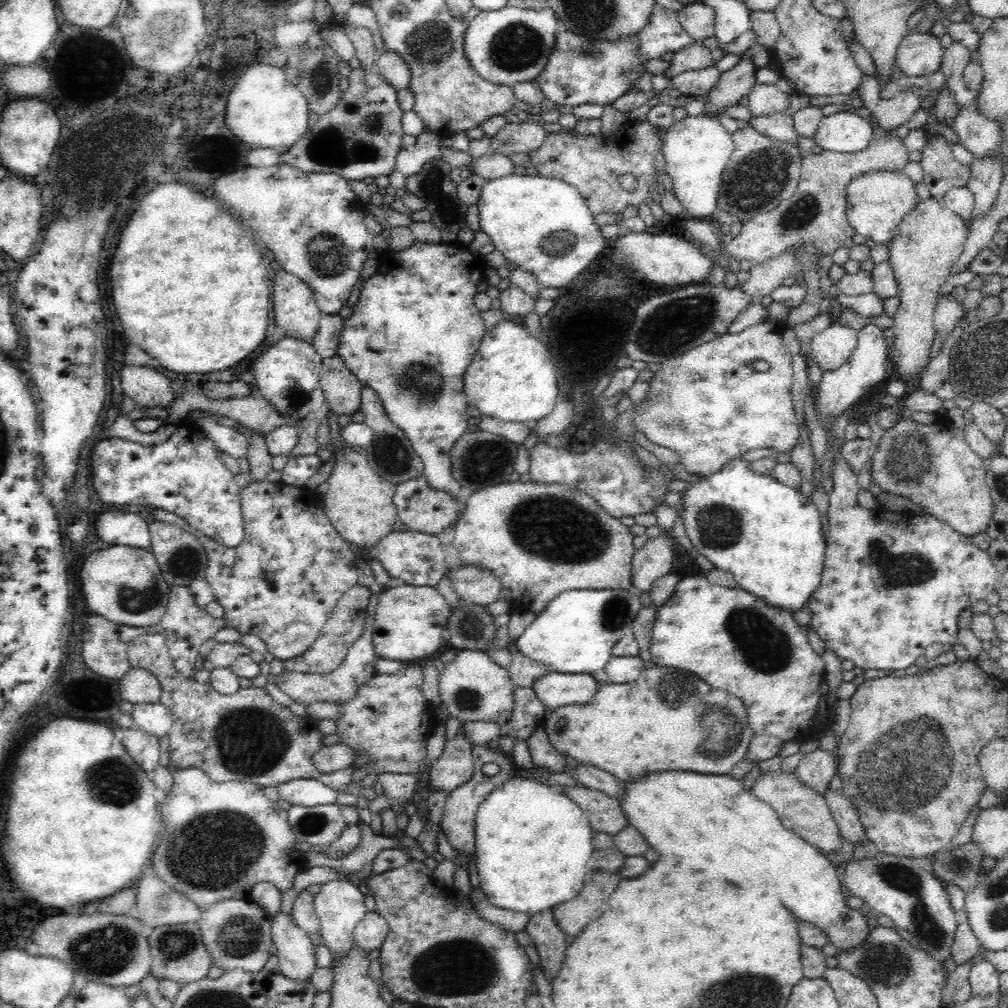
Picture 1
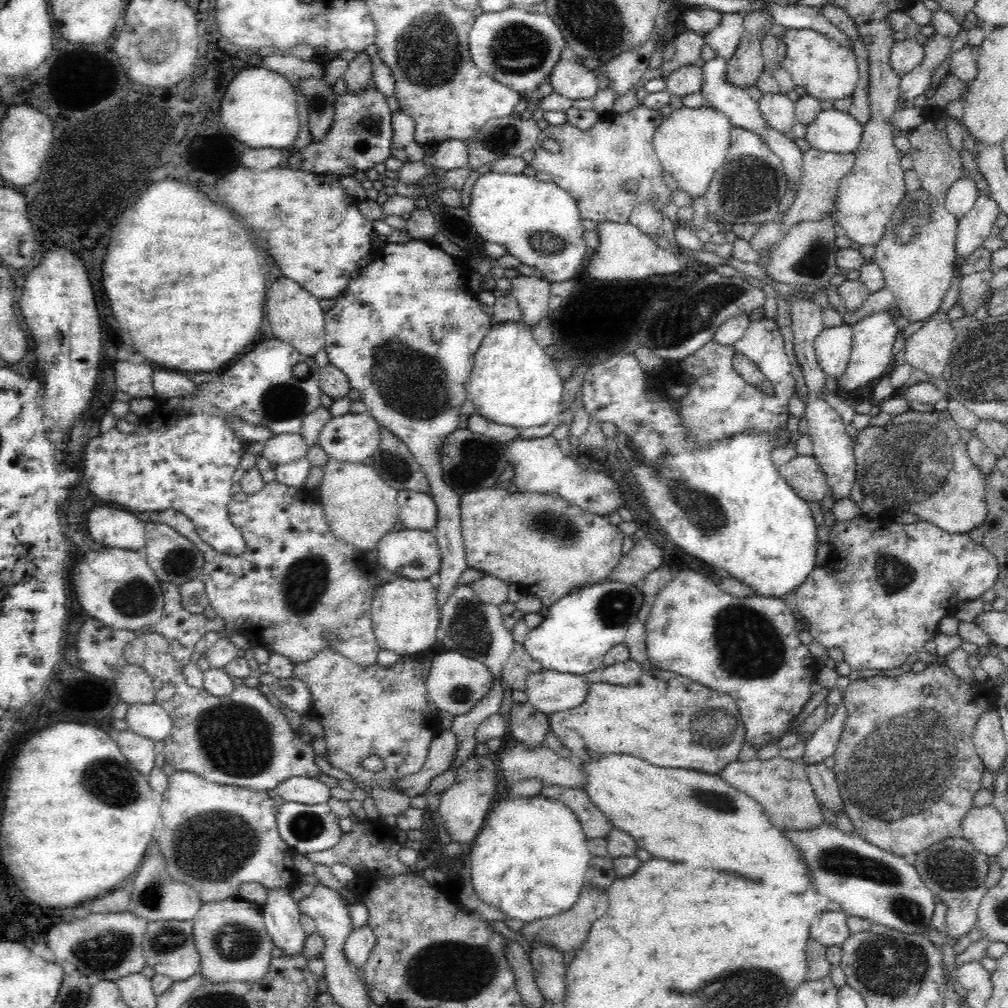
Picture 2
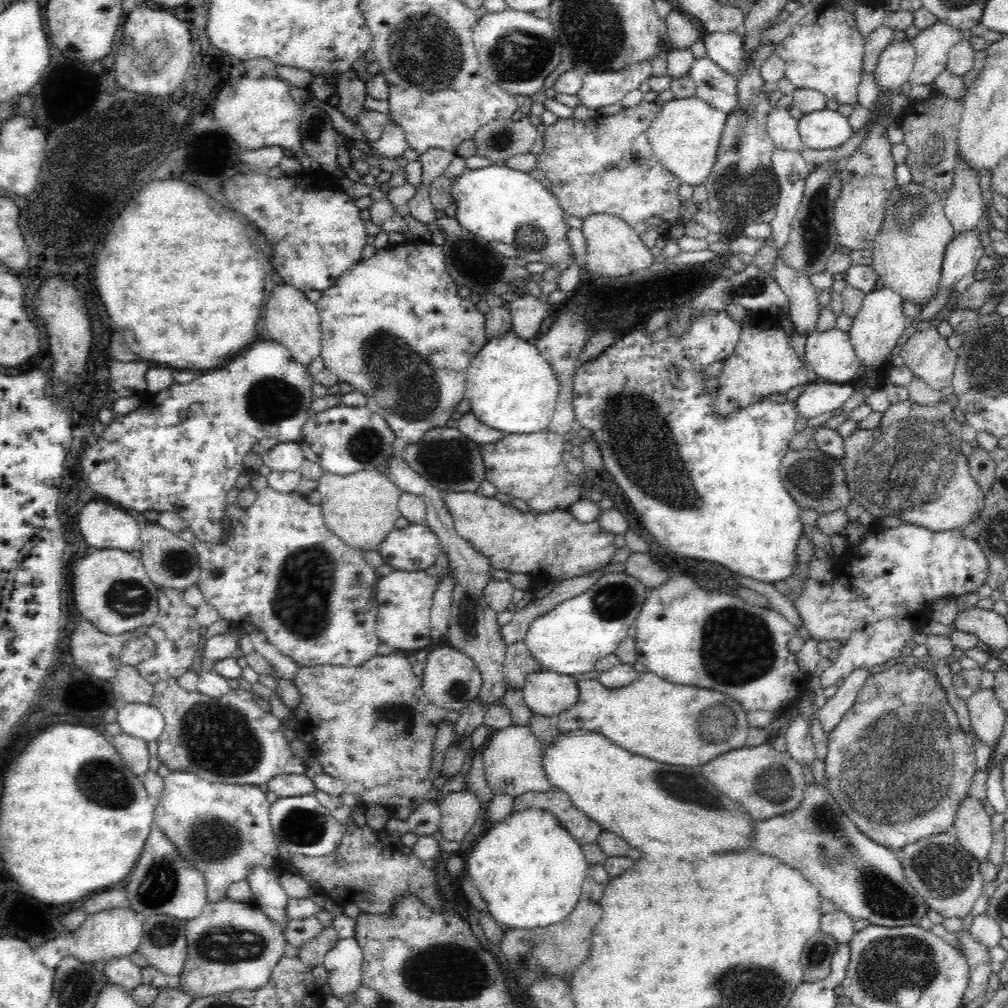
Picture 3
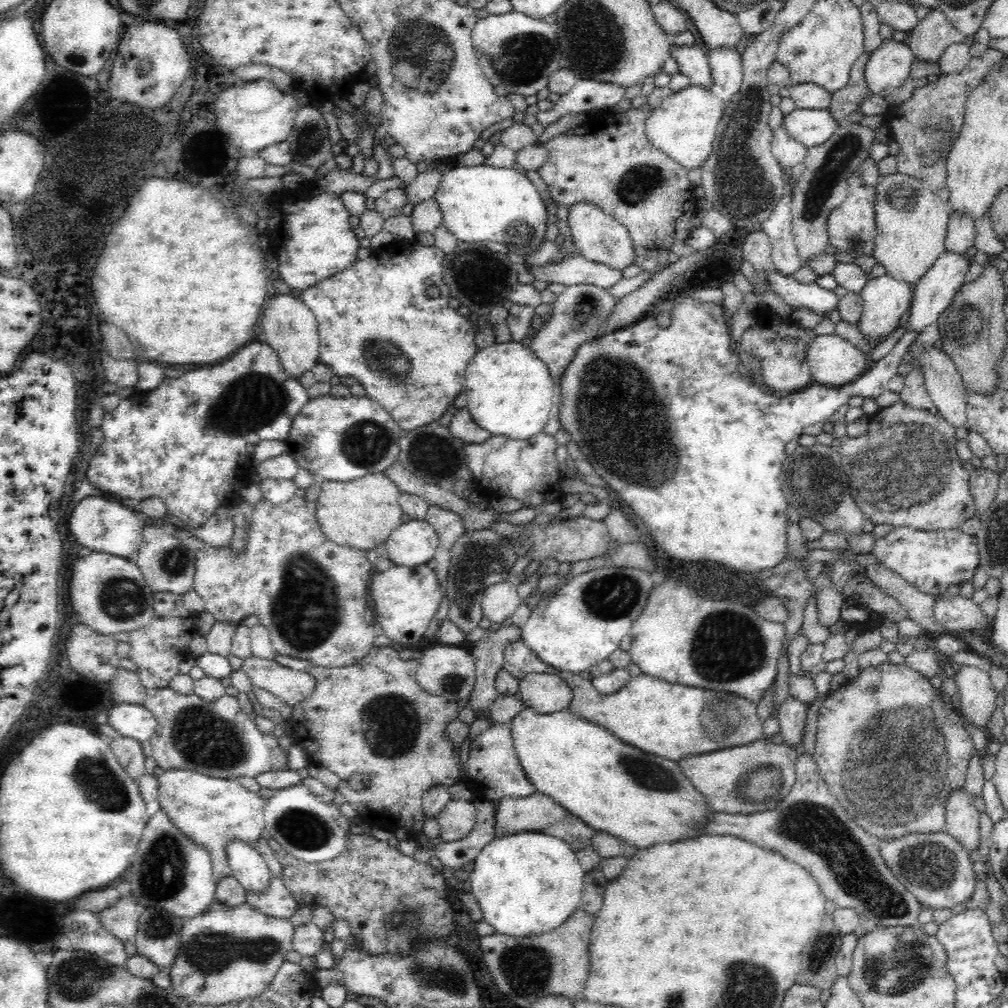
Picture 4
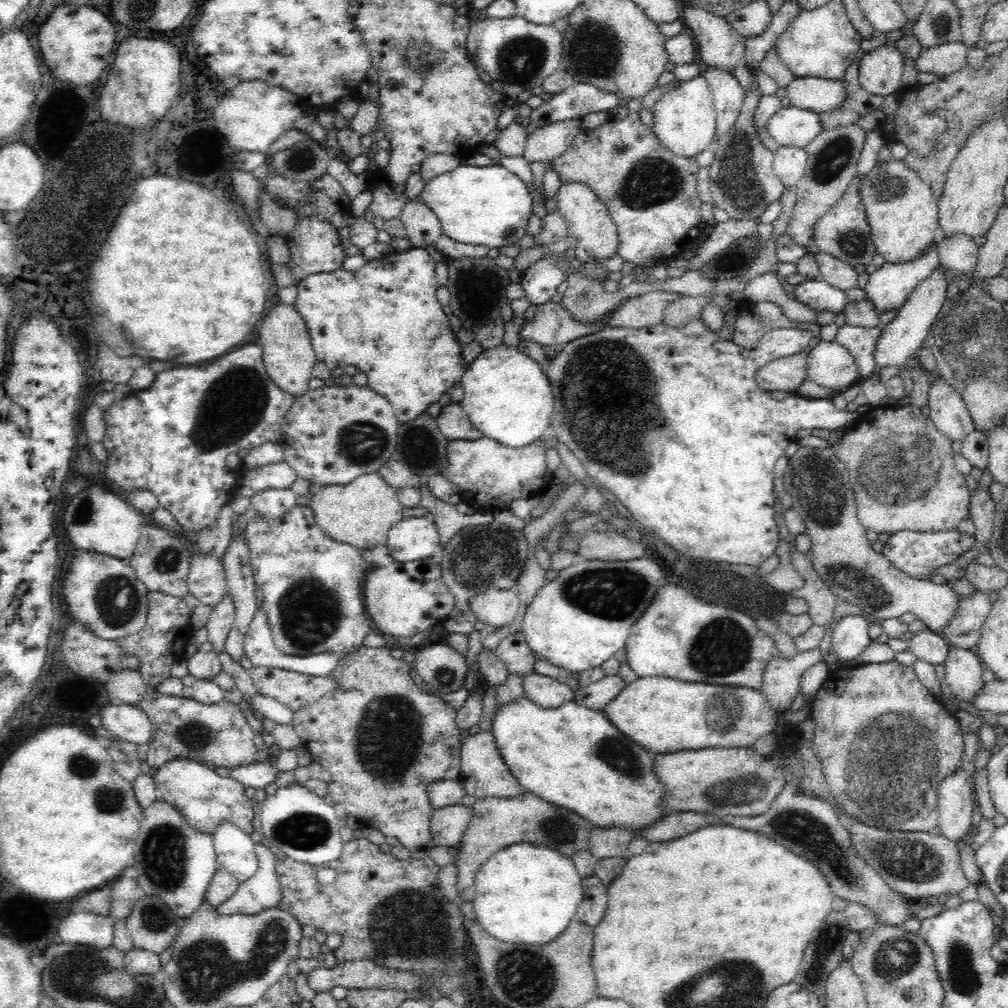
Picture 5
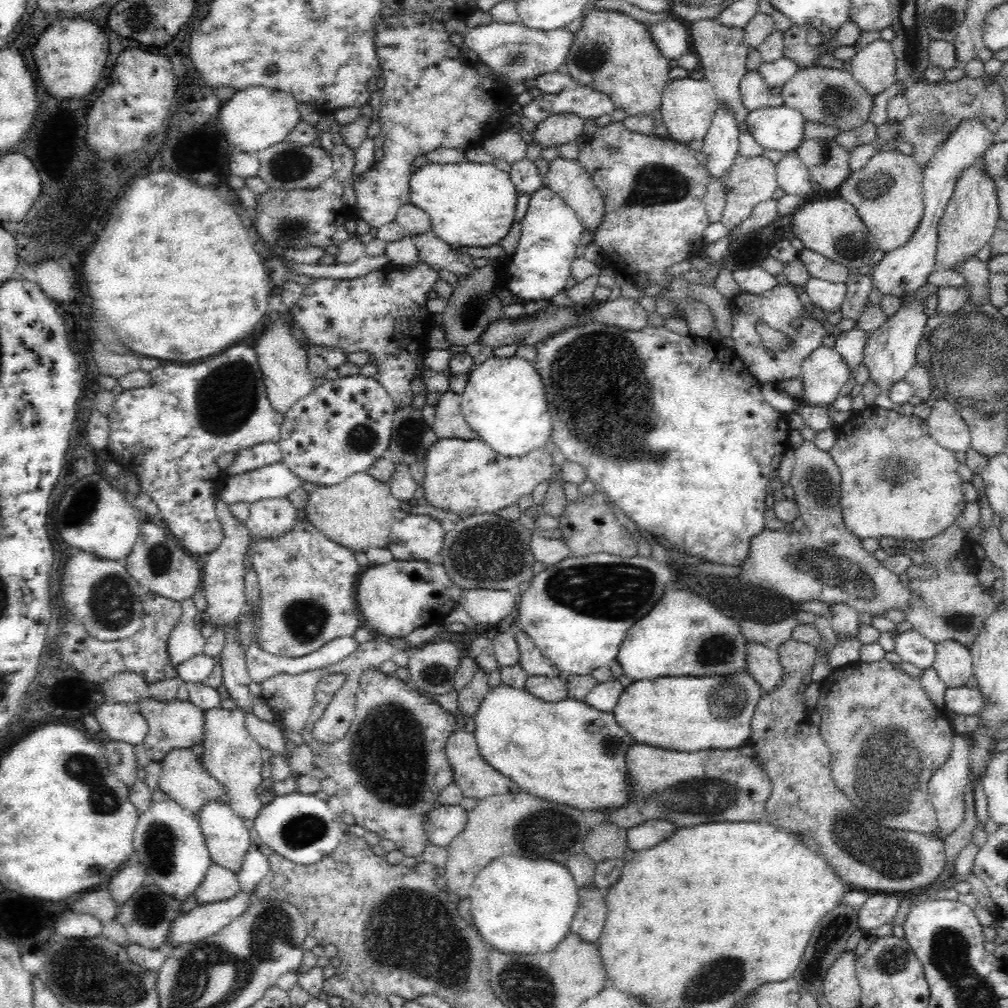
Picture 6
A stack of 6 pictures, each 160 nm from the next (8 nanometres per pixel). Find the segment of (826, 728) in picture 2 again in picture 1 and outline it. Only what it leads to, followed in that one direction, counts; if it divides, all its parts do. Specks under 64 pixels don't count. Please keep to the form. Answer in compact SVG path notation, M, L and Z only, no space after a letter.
M819 745L803 755L795 772L798 781L822 795L831 787L833 775L837 772L835 752Z

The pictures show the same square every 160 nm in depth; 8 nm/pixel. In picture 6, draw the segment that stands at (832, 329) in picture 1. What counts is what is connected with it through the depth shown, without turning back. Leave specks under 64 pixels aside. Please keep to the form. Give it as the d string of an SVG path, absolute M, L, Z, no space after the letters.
M820 346L801 367L803 393L798 403L810 406L831 405L841 394L850 371L835 348Z

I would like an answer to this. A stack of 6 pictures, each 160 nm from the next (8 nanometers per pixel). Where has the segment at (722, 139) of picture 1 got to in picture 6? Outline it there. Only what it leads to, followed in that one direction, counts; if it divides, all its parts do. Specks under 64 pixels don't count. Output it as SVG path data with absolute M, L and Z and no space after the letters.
M689 76L671 80L664 88L664 96L659 106L668 137L685 144L690 140L703 140L717 107L714 90L706 78L696 80Z

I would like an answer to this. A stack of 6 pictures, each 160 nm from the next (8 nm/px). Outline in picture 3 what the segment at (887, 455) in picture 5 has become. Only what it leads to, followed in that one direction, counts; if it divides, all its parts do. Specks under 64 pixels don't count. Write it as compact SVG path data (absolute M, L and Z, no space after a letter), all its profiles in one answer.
M909 398L896 402L890 405L888 410L882 412L882 418L877 428L873 430L861 430L857 429L852 432L850 436L845 437L844 446L842 448L842 464L845 470L845 481L847 482L849 493L851 498L858 502L858 516L862 515L865 511L870 512L878 518L884 518L886 516L893 516L903 520L905 523L921 526L934 532L942 532L942 530L956 530L962 529L966 524L972 521L978 521L981 515L982 509L985 505L985 494L982 489L978 487L974 478L969 471L969 462L962 455L961 451L961 425L958 424L954 414L952 413L951 404L943 404L940 401L933 405L922 406L911 401Z

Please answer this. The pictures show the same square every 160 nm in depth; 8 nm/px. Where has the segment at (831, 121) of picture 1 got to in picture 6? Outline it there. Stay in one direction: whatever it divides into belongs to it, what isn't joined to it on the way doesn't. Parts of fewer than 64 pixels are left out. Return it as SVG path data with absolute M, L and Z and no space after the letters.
M783 104L750 110L744 123L756 142L768 150L786 153L802 144L804 117L800 111Z

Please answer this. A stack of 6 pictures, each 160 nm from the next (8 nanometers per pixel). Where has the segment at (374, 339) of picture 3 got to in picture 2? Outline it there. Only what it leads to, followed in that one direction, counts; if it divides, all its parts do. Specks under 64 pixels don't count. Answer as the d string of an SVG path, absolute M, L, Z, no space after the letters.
M416 239L400 244L385 242L382 245L382 254L376 260L371 260L366 266L354 270L350 274L348 287L344 290L344 293L341 293L334 299L334 306L332 308L325 311L325 347L323 350L327 353L328 363L336 366L336 368L346 375L351 388L360 393L361 400L366 403L367 410L376 419L378 425L381 428L384 427L390 430L400 441L406 443L406 446L417 458L423 473L429 480L431 496L437 506L437 523L435 524L433 533L437 538L441 564L437 573L440 575L440 582L436 585L436 605L438 605L438 609L441 609L446 604L448 597L460 584L458 581L463 576L463 573L469 569L467 560L465 559L464 541L462 541L462 533L460 532L460 495L457 495L456 491L448 483L444 483L444 479L442 479L442 467L440 467L440 459L438 459L440 458L440 444L448 437L448 434L454 433L457 430L459 410L467 398L465 383L472 371L474 356L493 324L491 316L484 312L483 304L474 298L474 294L470 292L467 283L467 274L460 267L456 258L446 254L443 249L430 241Z

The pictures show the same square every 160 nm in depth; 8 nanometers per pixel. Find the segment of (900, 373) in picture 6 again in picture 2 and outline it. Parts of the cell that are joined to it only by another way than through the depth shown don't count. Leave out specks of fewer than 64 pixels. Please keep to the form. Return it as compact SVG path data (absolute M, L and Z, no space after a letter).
M979 193L971 211L958 219L954 253L965 262L991 235L990 230L998 216L998 205L992 197Z

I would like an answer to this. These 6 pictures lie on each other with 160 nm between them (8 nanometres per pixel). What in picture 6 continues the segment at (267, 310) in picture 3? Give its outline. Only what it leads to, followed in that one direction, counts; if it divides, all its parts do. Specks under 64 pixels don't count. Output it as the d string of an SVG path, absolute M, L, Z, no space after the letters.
M278 320L267 328L268 330L265 330L258 338L254 351L262 371L268 401L270 401L272 409L280 412L284 418L295 402L312 392L313 378L310 376L306 364L308 353L304 347L300 346L298 340L290 335L290 328L287 324L283 320Z

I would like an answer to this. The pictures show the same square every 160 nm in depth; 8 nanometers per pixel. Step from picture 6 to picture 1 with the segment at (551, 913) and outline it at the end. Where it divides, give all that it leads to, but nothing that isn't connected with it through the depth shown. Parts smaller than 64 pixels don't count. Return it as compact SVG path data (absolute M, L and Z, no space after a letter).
M512 776L476 813L474 865L490 904L529 916L572 901L583 887L593 847L588 817L558 789Z

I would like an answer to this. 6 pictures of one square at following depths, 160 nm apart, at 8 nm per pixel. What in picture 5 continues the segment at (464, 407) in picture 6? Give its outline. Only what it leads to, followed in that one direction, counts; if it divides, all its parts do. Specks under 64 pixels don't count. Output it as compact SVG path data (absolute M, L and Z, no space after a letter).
M502 343L484 350L461 378L462 408L473 429L510 448L520 448L545 438L553 413L554 397L544 367L516 347Z

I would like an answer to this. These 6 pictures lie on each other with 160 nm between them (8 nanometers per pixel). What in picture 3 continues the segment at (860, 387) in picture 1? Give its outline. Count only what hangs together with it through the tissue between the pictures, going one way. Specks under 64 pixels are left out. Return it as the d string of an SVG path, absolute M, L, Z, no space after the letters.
M886 286L880 290L875 288L875 290L865 293L860 312L853 319L852 329L849 332L856 357L862 365L859 374L864 373L868 368L876 372L881 365L890 359L894 346L901 344L907 336L905 331L909 322L903 312L903 300L900 294Z

